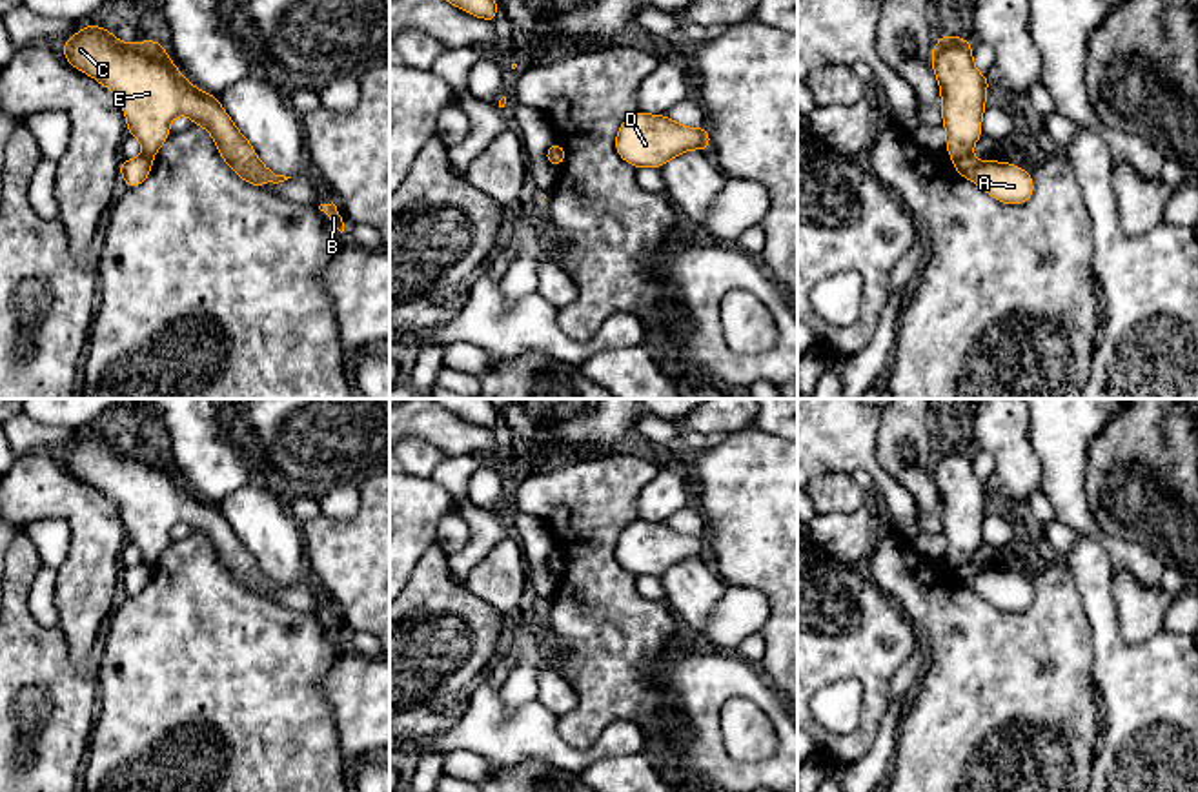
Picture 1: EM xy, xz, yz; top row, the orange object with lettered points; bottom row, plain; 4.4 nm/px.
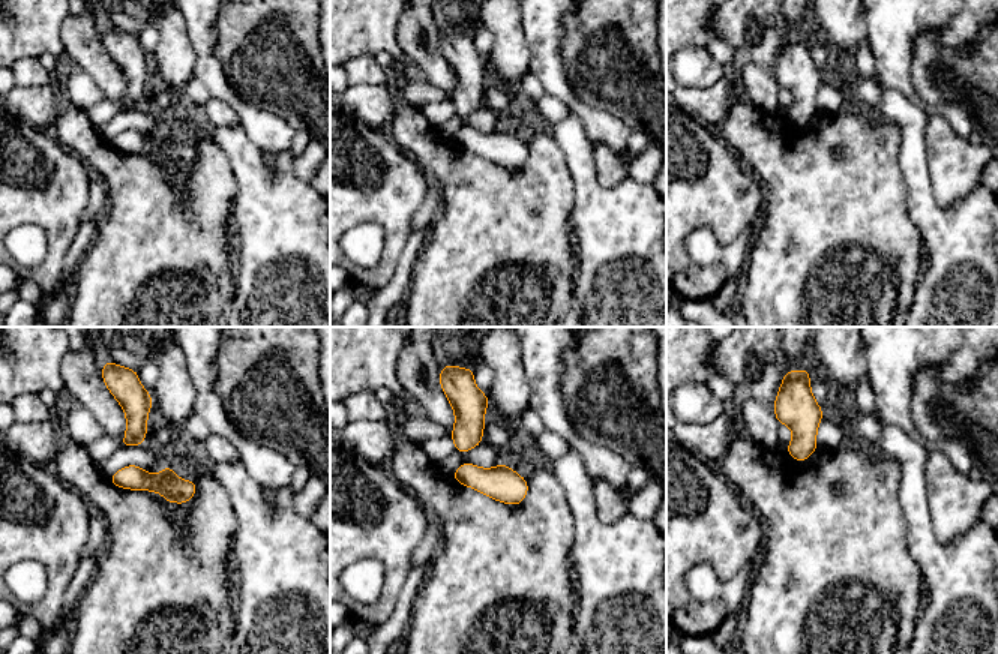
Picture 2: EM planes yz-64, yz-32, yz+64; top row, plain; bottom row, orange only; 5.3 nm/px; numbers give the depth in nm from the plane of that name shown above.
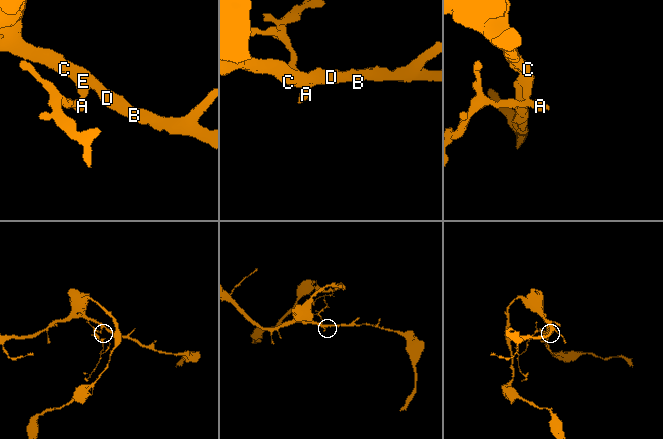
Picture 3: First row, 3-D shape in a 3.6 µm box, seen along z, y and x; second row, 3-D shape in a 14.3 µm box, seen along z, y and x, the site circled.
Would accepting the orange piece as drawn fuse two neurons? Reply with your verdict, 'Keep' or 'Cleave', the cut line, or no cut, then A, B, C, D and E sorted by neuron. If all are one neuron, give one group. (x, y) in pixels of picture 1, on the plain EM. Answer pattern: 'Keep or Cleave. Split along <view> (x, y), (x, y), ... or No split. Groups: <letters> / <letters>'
Cleave. Split along yz (969, 561), (953, 568). Groups: A / B C D E

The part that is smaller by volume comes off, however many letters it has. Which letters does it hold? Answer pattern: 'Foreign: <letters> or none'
Foreign: A

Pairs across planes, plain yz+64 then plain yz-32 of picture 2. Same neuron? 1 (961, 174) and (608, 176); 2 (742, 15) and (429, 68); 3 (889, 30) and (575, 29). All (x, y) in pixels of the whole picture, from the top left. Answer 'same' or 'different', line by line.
1: same
2: same
3: different

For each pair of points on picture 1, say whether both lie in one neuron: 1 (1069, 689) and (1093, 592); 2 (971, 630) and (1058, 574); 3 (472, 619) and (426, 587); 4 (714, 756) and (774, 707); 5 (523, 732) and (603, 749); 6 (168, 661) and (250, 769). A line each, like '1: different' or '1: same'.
1: different
2: same
3: same
4: same
5: same
6: same

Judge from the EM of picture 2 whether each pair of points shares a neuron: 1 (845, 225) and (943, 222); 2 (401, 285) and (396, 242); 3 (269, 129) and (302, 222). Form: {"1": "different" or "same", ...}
{"1": "different", "2": "different", "3": "different"}

